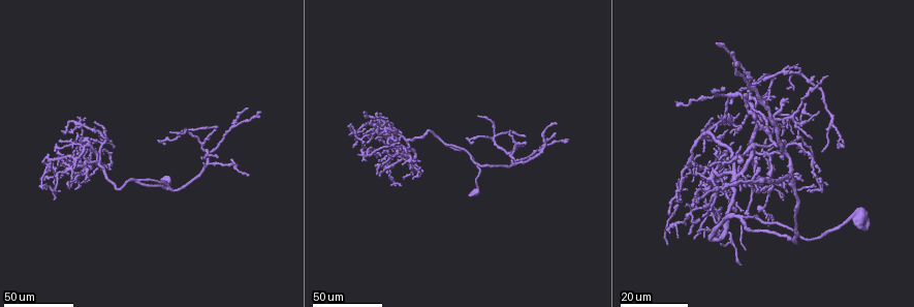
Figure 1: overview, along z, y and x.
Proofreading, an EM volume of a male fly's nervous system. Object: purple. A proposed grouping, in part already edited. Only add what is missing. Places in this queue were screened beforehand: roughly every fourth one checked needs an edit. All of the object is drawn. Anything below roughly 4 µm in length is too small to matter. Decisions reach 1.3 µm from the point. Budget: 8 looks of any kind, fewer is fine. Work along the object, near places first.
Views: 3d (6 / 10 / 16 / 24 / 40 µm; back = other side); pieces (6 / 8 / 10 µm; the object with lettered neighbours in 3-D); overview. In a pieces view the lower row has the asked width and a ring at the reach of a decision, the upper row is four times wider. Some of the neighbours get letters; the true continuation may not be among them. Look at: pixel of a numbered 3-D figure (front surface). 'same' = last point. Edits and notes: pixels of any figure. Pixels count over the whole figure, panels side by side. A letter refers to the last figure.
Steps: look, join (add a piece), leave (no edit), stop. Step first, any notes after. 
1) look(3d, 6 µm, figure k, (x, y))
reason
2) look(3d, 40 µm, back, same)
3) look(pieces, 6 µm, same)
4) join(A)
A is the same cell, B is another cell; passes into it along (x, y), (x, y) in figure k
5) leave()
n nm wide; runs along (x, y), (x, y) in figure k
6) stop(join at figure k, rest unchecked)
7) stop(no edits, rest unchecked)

look(3d, 24 µm, figure 1, (523, 138))
long arm stops here

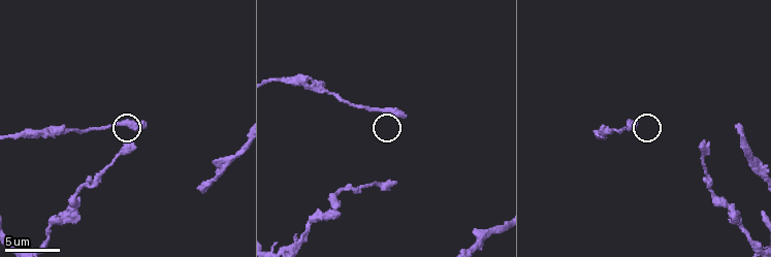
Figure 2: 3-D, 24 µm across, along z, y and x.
look(pieces, 8 µm, figure 2, (143, 121))
see the neighbours

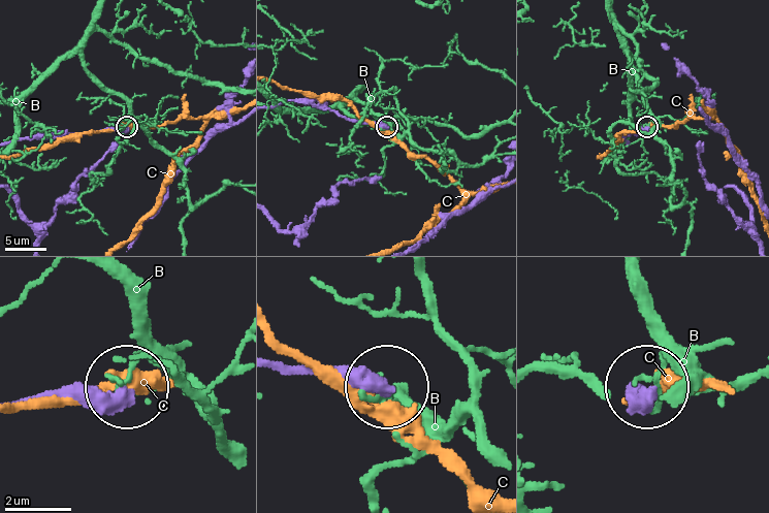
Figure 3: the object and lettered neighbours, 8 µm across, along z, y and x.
leave()
350 nm wide; B and C are other cells; runs along (274, 105), (309, 100), (346, 118), (385, 126) in figure 3; no lettered piece goes on from it

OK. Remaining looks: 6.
look(pieces, 8 µm, figure 2, (136, 148))
free end

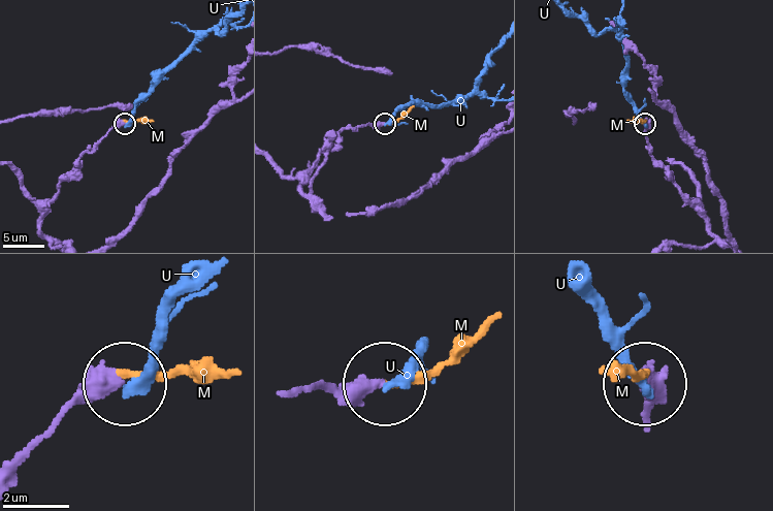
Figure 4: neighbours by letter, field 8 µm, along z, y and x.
join(M)
M is the same cell, U is another cell; the cell continues

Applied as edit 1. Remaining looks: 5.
look(overview)
see it whole again

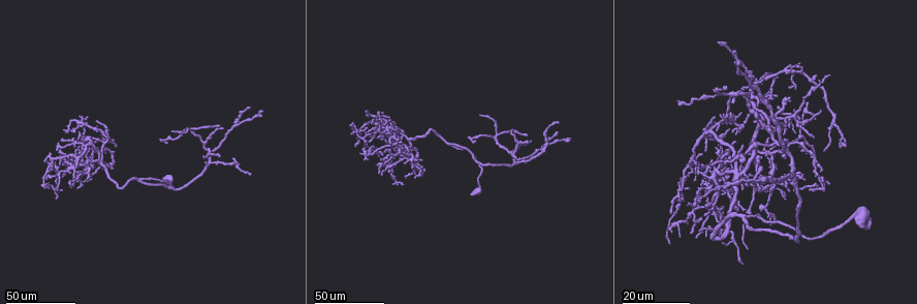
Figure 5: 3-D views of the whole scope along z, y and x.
look(3d, 24 µm, figure 5, (202, 156))
long arm stops here

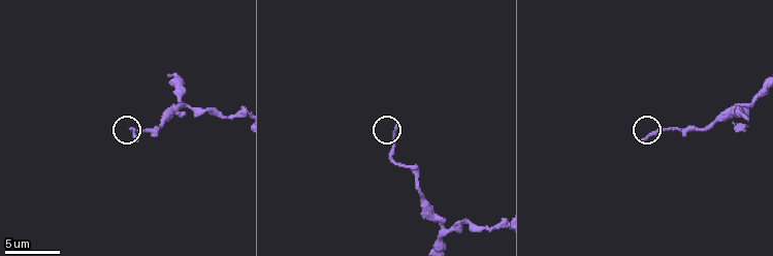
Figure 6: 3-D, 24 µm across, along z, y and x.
look(pieces, 6 µm, figure 6, (135, 140))

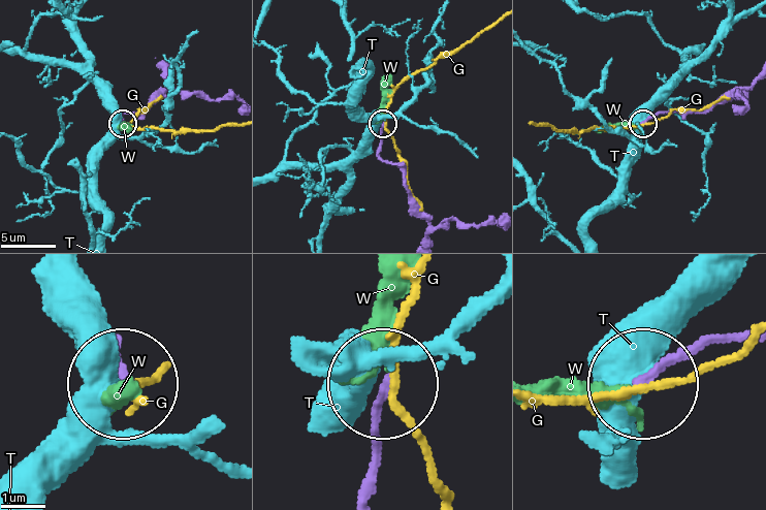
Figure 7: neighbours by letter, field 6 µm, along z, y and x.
join(W)
W is the same cell, G and T are other cells; passes into it along (380, 150), (385, 90), (391, 74) in figure 7; it goes on there

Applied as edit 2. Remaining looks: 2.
look(3d, 24 µm, figure 5, (816, 75))
an open end

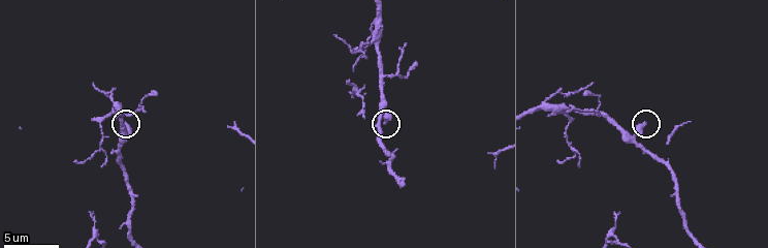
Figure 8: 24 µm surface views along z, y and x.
look(pieces, 8 µm, figure 8, (386, 123))

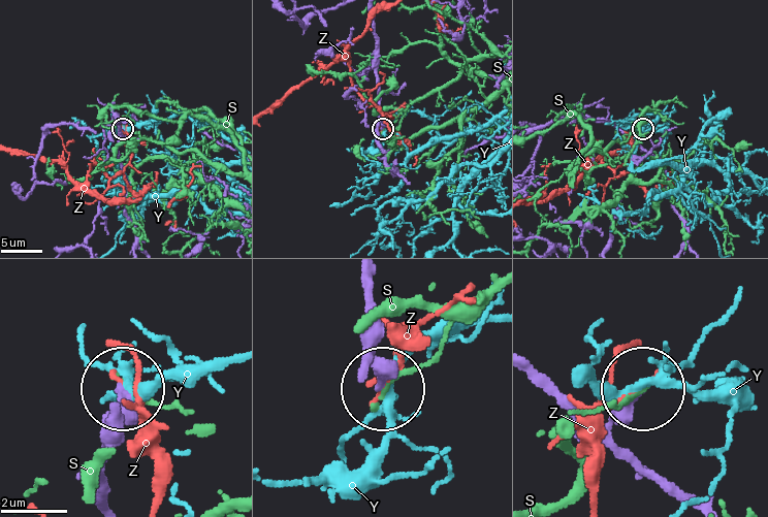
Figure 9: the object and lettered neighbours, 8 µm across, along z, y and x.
leave()
290 nm wide; S, Y and Z are other cells; none of them fits

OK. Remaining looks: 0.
stop(join at figure 4, join at figure 7, rest unchecked)

